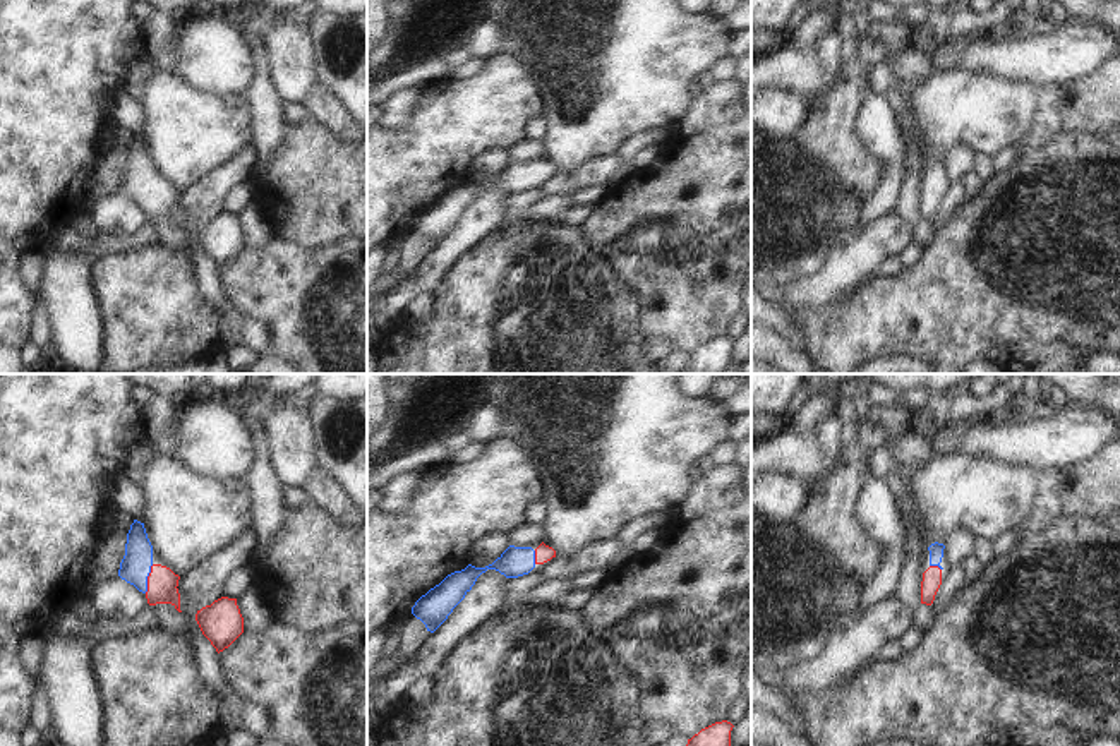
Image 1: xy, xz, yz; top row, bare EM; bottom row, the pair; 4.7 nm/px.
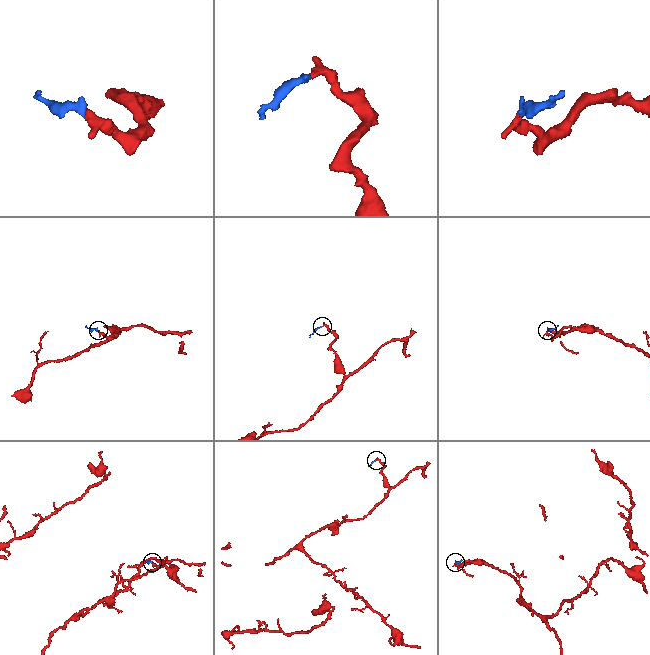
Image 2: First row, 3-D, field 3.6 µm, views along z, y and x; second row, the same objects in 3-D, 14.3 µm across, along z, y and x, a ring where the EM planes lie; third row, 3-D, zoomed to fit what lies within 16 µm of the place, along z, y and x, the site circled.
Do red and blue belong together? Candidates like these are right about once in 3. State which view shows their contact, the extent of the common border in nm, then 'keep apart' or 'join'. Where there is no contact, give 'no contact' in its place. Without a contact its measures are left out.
contact in xy; length 140 nm; join

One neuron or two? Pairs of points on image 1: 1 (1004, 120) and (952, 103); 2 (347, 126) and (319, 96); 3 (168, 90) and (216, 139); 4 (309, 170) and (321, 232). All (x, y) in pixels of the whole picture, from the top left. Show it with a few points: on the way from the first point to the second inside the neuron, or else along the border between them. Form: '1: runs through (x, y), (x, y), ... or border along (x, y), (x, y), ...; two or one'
1: runs through (992, 114), (964, 107); one
2: runs through (340, 119), (325, 103); one
3: runs through (179, 102), (204, 127); one
4: runs through (314, 186), (314, 216); one

